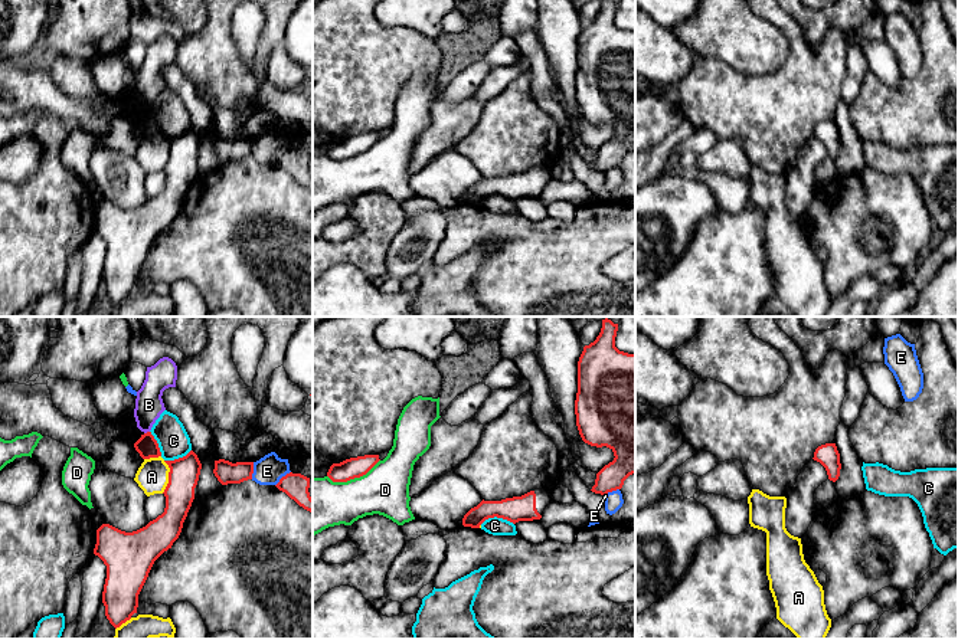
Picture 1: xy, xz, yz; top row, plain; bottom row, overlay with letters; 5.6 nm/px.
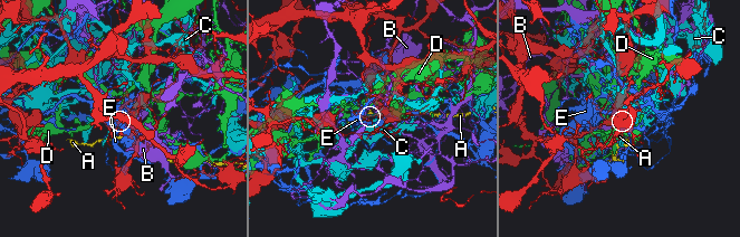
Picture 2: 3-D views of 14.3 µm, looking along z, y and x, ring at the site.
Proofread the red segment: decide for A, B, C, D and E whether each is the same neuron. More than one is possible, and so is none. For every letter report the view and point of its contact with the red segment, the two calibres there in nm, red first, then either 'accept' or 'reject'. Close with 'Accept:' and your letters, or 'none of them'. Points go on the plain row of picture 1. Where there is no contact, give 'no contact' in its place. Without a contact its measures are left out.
A: xy (169, 154) | 170/180 nm | reject
B: xy (147, 110) | 120/160 nm | reject
C: xz (496, 193) | 140/100 nm | reject
D: xz (353, 156) | 120/280 nm | reject
E: xy (252, 148) | 130/160 nm | reject
Accept: none of them

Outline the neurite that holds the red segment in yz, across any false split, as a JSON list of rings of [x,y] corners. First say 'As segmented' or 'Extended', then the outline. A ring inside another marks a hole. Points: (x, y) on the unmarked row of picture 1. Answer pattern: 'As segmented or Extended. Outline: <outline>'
As segmented. Outline: [[[825,121],[818,124],[812,137],[825,145],[830,158],[836,160],[838,157],[841,141],[836,121]]]

